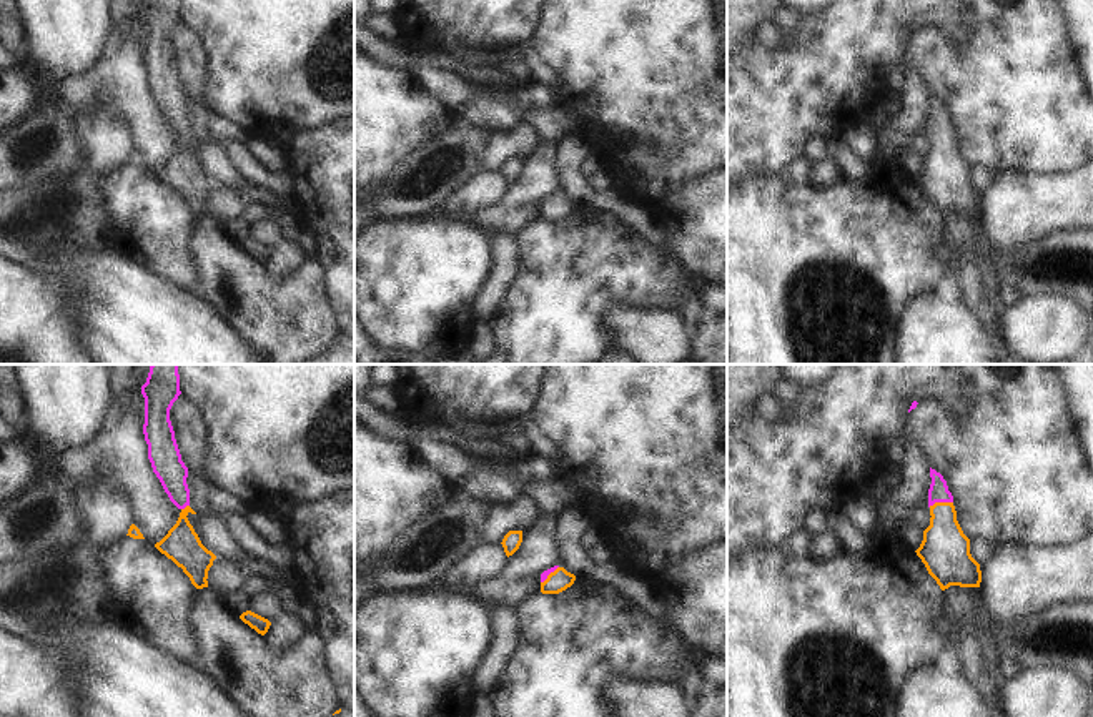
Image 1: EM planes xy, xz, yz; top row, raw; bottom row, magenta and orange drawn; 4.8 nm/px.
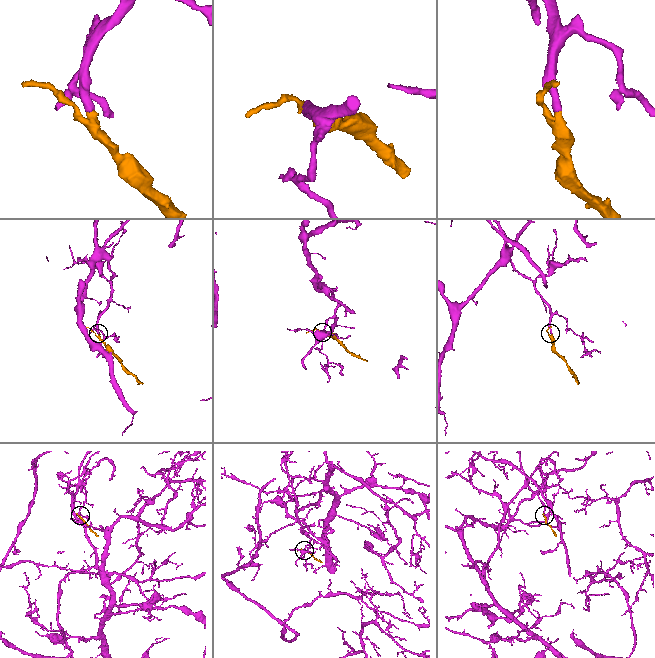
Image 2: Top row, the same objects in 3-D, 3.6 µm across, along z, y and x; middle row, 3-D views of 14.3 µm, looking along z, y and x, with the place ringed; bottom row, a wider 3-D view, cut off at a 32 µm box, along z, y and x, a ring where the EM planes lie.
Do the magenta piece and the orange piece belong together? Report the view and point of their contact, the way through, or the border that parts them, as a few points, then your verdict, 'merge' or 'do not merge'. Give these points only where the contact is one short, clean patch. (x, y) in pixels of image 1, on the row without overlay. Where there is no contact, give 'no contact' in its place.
yz (940, 128) | across yz (939, 118), (940, 128), (945, 178) | merge

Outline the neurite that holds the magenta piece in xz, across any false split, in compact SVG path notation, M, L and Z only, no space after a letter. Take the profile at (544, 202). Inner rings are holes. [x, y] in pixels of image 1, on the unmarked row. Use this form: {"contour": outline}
{"contour": "M554 193L541 201L541 220L559 221L571 215L576 203L567 200L564 195Z"}

